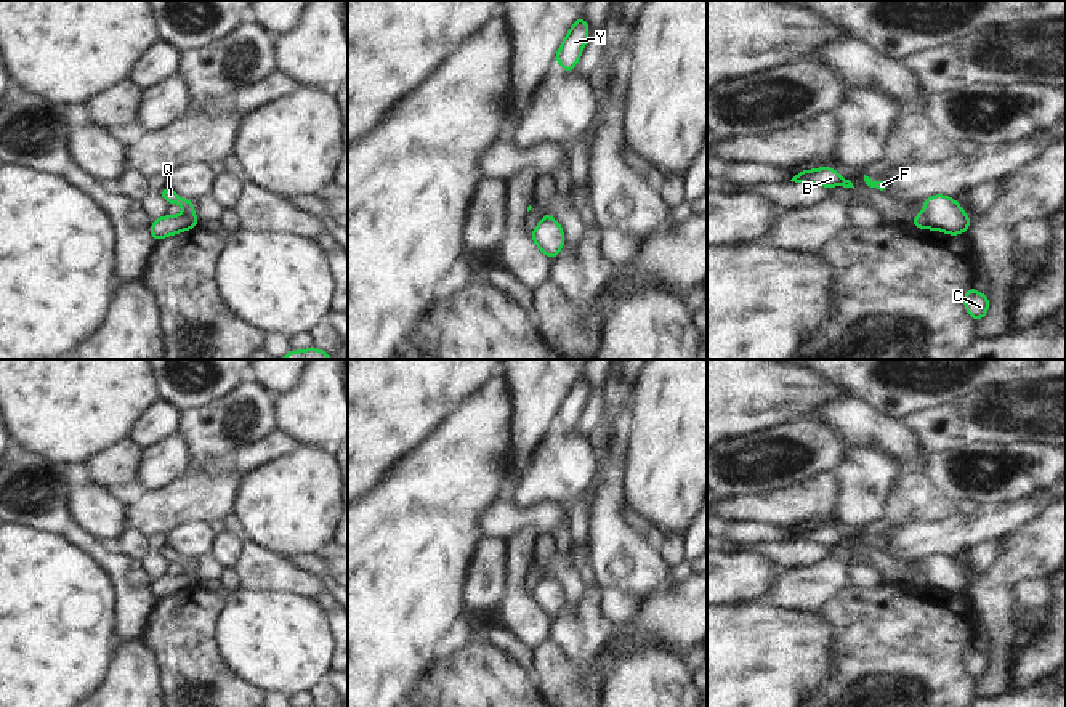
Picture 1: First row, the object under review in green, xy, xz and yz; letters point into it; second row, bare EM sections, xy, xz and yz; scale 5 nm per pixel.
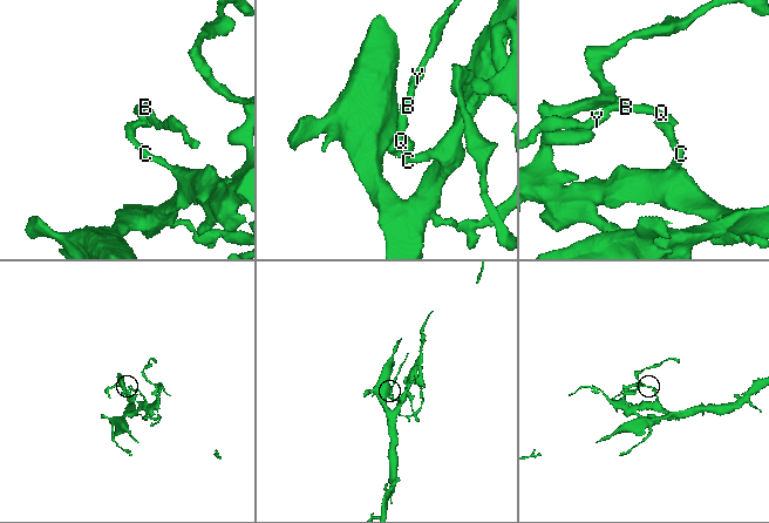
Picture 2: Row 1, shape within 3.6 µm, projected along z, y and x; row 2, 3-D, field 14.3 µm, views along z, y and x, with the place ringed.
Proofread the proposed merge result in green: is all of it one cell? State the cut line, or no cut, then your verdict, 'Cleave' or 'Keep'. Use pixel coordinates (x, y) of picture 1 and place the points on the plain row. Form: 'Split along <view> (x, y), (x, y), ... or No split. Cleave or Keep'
Split along xy (185, 571), (194, 577), (194, 585). Cleave.

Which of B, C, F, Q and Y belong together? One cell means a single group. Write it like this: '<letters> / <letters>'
B F Q Y / C

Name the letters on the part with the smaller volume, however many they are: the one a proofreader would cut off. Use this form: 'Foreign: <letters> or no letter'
Foreign: B, F, Q, Y

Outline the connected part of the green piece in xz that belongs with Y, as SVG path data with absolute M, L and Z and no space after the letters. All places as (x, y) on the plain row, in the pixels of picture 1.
M579 375L556 410L555 422L558 422L563 430L569 431L575 428L575 422L579 420L582 409L587 402L588 391L590 388L587 378Z

